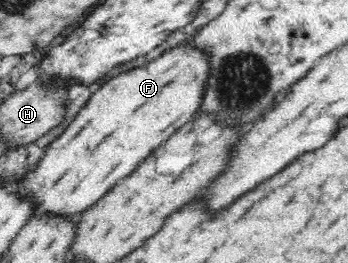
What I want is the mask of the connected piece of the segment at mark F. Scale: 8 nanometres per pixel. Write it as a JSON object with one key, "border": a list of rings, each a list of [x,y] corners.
{"border":[[[193,38],[176,41],[152,61],[106,78],[60,137],[50,143],[45,156],[25,173],[21,187],[35,197],[36,210],[40,213],[53,213],[54,216],[80,216],[104,197],[118,181],[130,175],[138,163],[144,161],[200,111],[211,72],[210,58],[209,53],[193,45]]]}

